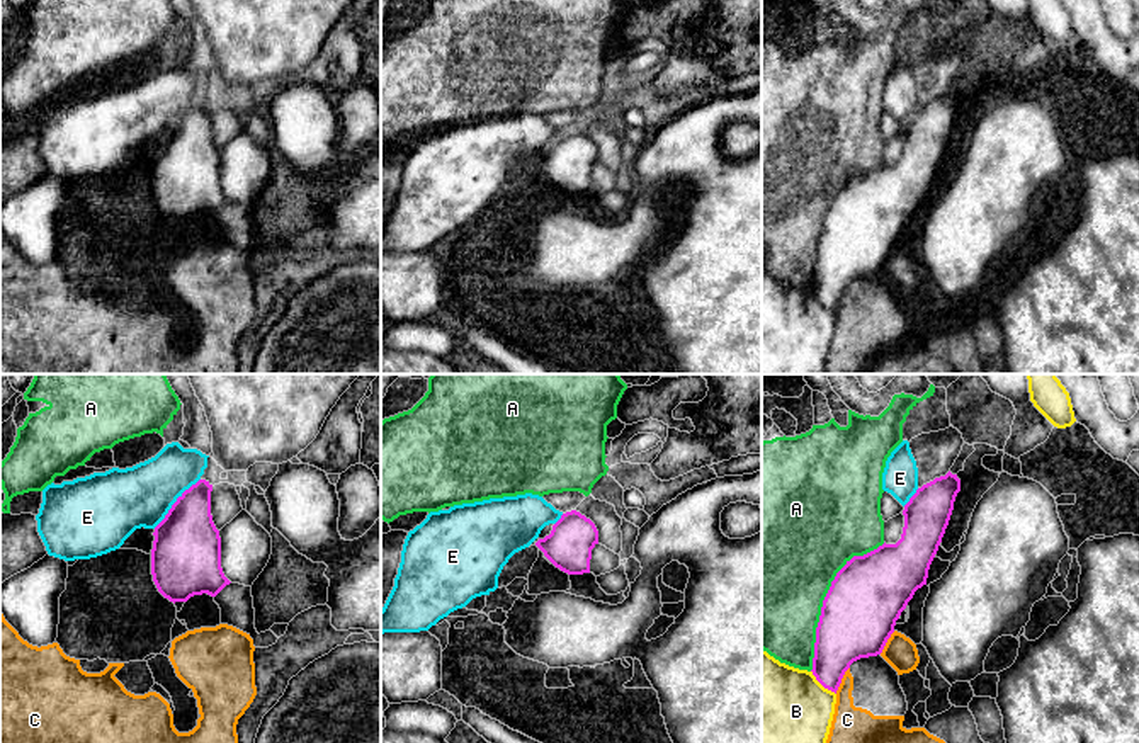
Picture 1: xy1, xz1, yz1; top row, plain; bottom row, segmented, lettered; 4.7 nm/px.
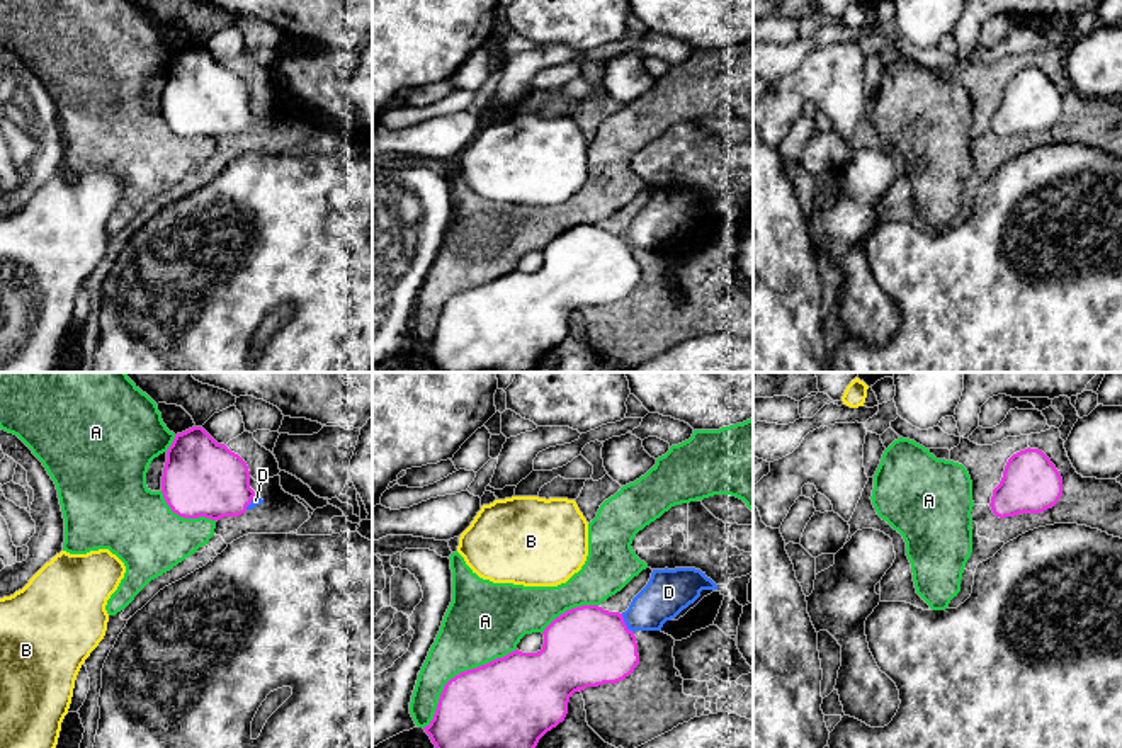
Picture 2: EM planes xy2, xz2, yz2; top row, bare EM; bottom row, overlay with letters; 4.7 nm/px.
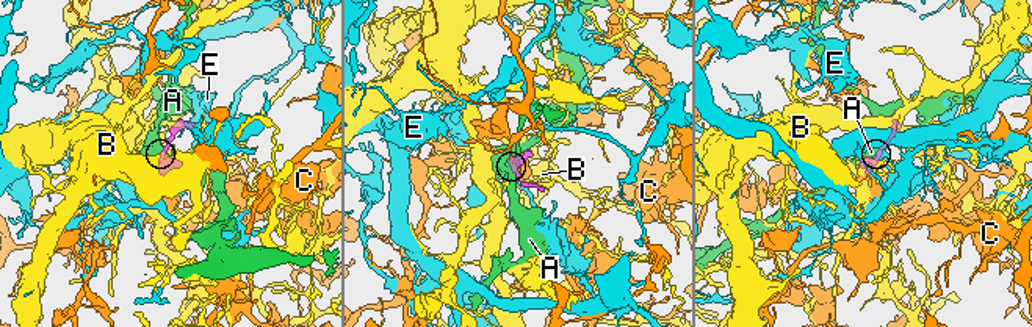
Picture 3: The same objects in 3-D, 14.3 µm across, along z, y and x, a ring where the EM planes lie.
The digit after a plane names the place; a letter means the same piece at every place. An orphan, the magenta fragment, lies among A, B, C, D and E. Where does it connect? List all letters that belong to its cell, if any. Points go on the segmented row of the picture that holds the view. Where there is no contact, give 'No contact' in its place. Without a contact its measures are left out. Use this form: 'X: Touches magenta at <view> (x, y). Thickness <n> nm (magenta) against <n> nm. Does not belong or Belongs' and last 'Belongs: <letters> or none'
A: Touches magenta at yz1 (825, 599). Thickness 360 nm (magenta) against 480 nm. Does not belong
B: Touches magenta at yz1 (821, 684). Thickness 260 nm (magenta) against 380 nm. Does not belong
C: Touches magenta at yz1 (840, 680). Thickness 300 nm (magenta) against 180 nm. Does not belong
D: Touches magenta at xz2 (624, 624). Thickness 380 nm (magenta) against 220 nm. Belongs
E: Touches magenta at xy1 (175, 502). Thickness 320 nm (magenta) against 300 nm. Does not belong
Belongs: D

